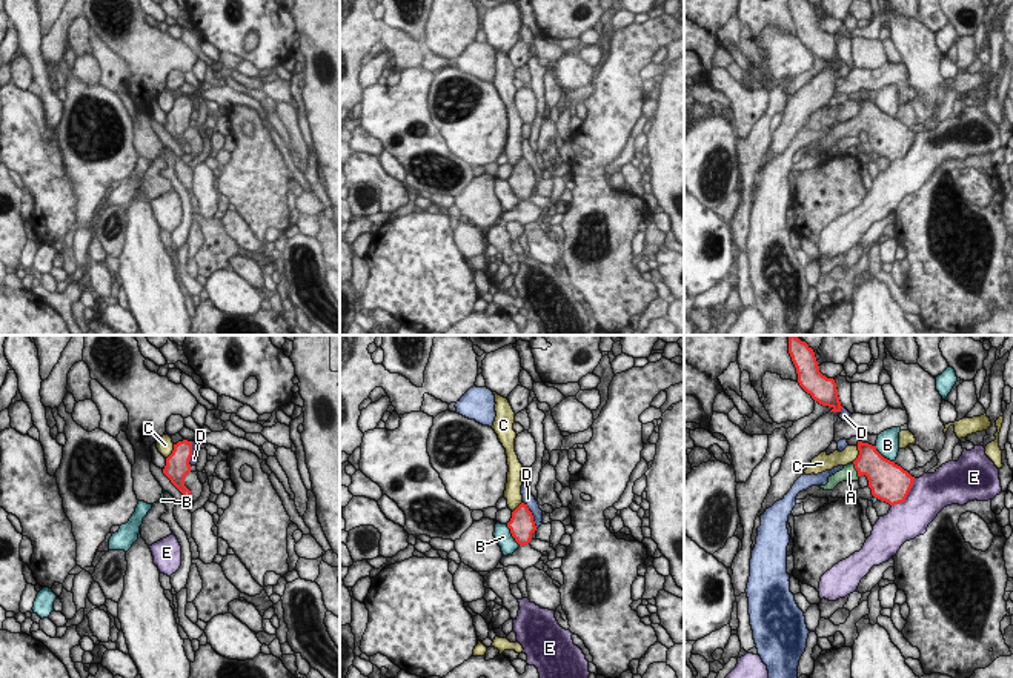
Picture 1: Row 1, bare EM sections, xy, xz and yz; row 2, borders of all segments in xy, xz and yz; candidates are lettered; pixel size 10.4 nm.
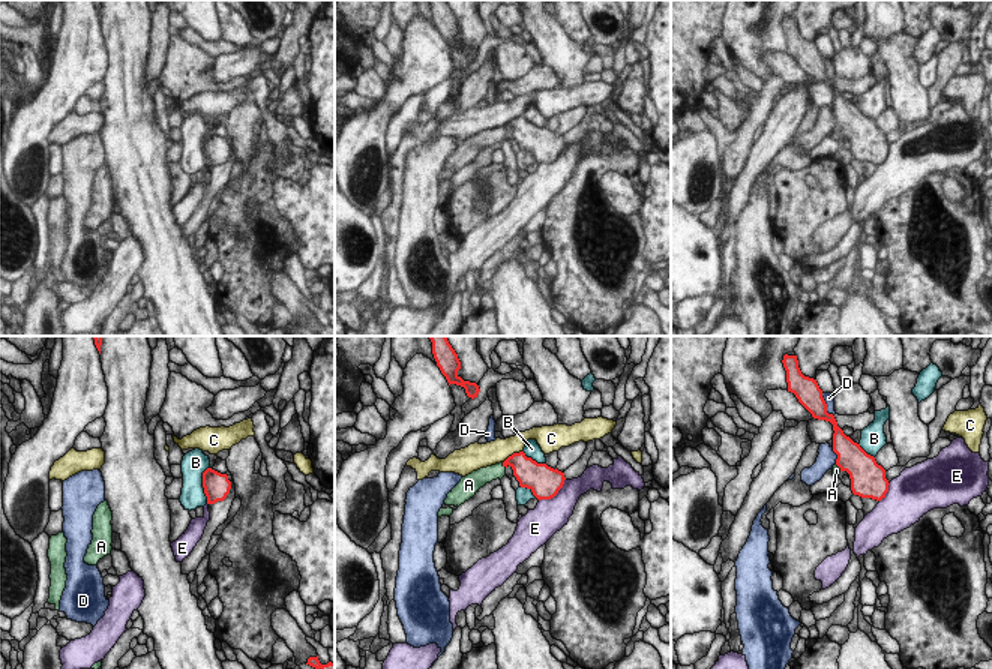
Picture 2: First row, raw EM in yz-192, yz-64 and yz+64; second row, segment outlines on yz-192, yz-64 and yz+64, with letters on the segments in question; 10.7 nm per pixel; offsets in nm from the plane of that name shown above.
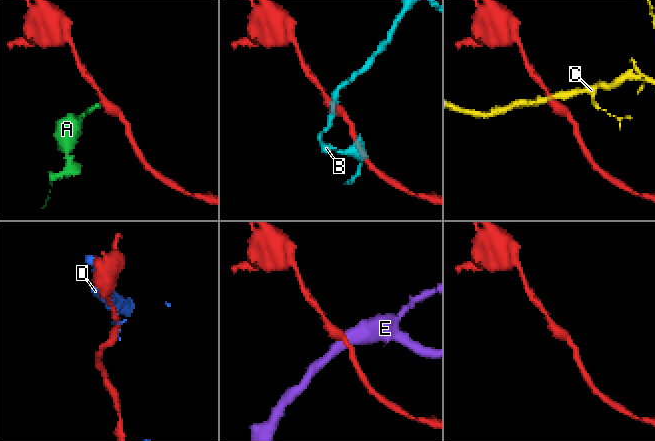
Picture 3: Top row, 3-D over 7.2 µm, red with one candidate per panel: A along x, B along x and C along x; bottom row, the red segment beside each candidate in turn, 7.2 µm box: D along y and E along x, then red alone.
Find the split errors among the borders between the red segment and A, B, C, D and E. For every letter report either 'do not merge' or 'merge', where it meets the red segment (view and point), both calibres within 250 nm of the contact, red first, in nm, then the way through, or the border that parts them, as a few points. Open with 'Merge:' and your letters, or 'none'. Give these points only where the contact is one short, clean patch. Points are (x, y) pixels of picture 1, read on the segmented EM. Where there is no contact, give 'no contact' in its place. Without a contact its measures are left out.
Merge: A
A: merge | yz (856, 469) | 300/160 nm | across yz (880, 471), (856, 469), (849, 472)
B: do not merge | yz (881, 455) | 380/240 nm
C: do not merge | yz (860, 454) | 280/160 nm | along yz (858, 446), (858, 455), (852, 461)
D: do not merge | xz (532, 515) | 280/130 nm
E: do not merge | yz (907, 494) | 400/400 nm

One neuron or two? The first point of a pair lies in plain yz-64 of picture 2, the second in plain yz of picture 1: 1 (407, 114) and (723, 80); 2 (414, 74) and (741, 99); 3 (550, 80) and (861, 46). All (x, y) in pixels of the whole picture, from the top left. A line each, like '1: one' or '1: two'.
1: one
2: two
3: two

